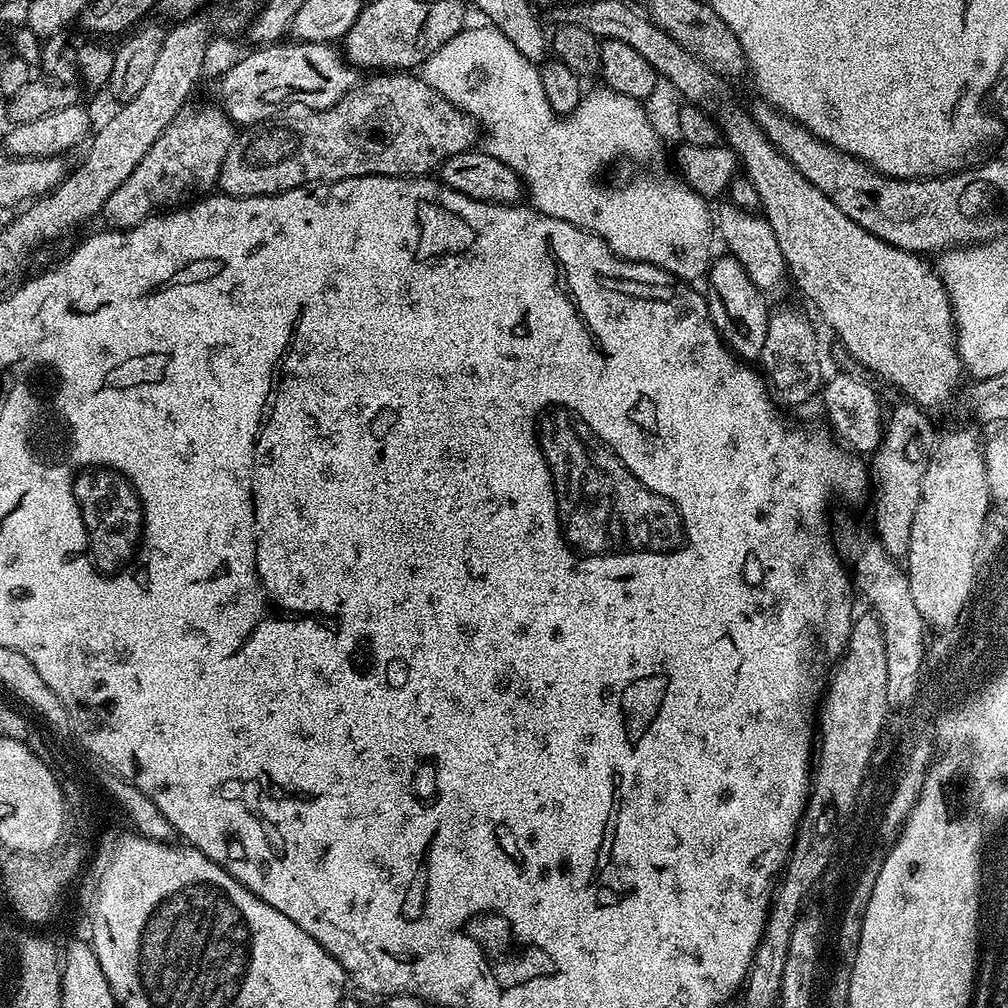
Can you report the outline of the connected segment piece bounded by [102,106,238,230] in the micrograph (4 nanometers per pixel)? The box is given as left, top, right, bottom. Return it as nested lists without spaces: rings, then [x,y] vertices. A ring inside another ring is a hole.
[[[185,107],[173,118],[170,126],[162,130],[158,142],[150,146],[146,158],[134,166],[134,174],[110,194],[102,216],[112,223],[109,225],[113,229],[138,226],[157,210],[203,198],[217,187],[222,162],[226,162],[226,154],[230,154],[230,146],[236,141],[238,132],[232,121],[219,111],[203,112],[192,107]]]

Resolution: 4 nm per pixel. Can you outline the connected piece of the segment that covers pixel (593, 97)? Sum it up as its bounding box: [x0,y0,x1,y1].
[422,26,710,282]

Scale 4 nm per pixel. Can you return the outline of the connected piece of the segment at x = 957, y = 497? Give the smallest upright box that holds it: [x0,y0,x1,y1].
[906,428,984,625]

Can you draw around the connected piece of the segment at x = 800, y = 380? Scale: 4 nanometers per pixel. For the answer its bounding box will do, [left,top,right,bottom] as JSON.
[759,310,824,406]

